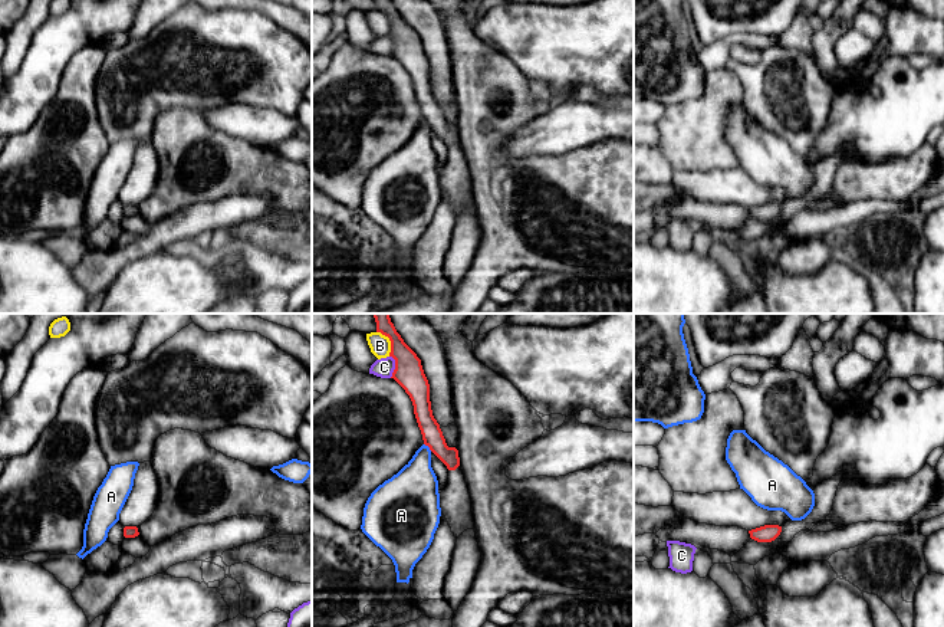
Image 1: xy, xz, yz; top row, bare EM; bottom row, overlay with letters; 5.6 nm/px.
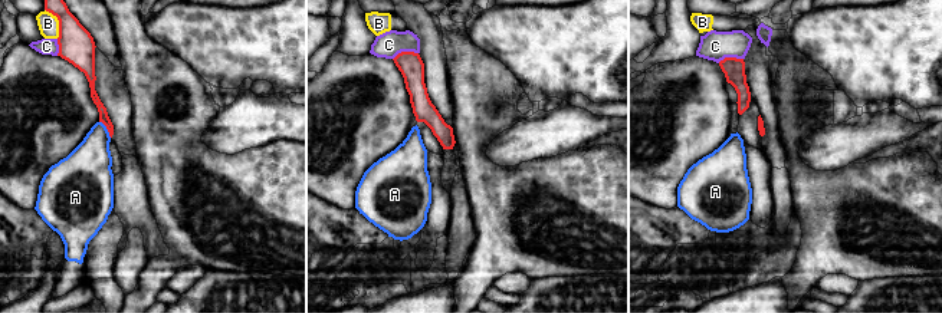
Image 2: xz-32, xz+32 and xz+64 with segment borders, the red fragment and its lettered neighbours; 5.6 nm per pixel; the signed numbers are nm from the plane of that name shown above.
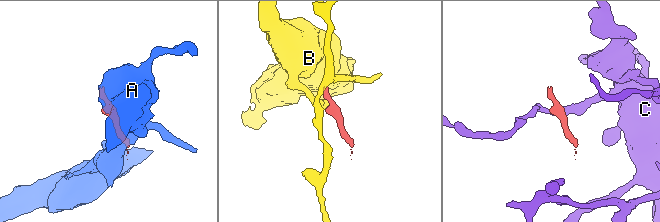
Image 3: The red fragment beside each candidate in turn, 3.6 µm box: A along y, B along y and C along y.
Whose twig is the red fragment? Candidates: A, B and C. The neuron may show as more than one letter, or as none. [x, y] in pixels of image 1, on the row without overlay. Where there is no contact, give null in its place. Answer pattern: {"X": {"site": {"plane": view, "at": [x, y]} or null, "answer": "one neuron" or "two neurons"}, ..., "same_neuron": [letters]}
{"A": {"site": {"plane": "xz", "at": [428, 124]}, "answer": "two neurons"}, "B": {"site": {"plane": "xz", "at": [390, 17]}, "answer": "two neurons"}, "C": {"site": {"plane": "xz", "at": [395, 45]}, "answer": "two neurons"}, "same_neuron": []}

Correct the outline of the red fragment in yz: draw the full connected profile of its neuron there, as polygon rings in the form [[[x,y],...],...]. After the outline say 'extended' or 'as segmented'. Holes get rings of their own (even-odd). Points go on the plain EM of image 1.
[[[764,203],[749,209],[750,216],[757,220],[772,220],[780,213],[780,210],[782,210],[782,204],[779,203]]]; as segmented

